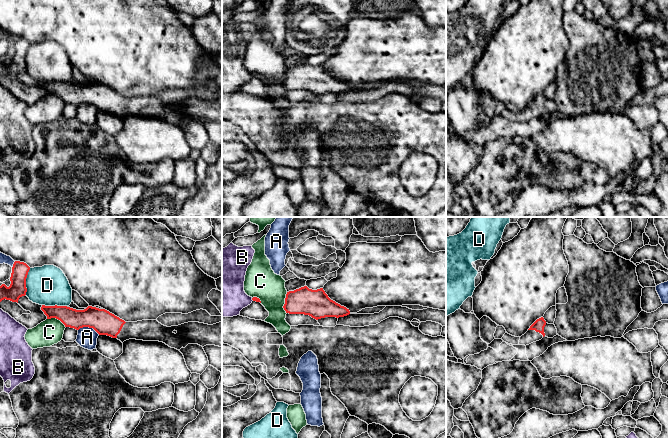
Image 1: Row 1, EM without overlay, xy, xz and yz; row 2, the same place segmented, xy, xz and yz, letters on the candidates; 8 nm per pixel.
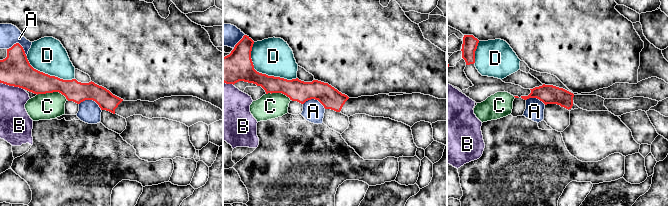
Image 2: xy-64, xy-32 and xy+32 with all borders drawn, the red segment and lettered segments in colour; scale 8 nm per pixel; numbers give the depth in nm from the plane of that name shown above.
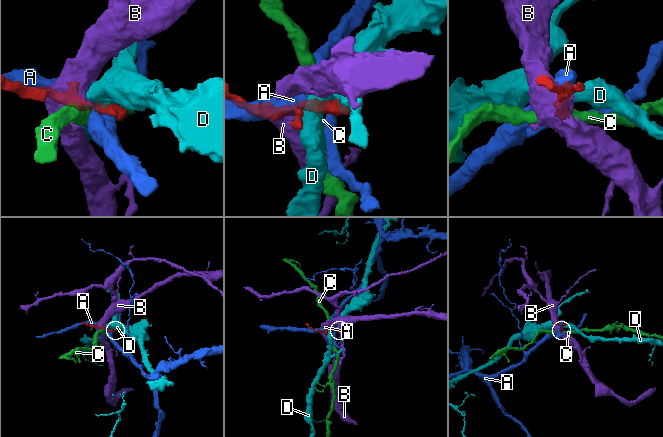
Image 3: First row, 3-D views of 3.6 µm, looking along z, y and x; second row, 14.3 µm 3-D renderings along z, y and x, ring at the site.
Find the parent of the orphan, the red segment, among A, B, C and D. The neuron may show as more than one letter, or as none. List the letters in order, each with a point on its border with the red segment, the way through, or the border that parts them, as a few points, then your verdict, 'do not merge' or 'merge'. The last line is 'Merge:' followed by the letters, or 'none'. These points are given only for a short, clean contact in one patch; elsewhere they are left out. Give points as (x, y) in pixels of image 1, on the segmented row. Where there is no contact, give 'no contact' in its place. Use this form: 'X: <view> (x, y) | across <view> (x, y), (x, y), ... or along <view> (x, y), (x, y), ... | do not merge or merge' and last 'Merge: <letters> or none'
A: xy (89, 327) | do not merge
B: xz (252, 299) | do not merge
C: xz (285, 303) | along xz (287, 292), (283, 306), (286, 313) | do not merge
D: xy (25, 281) | do not merge
Merge: none

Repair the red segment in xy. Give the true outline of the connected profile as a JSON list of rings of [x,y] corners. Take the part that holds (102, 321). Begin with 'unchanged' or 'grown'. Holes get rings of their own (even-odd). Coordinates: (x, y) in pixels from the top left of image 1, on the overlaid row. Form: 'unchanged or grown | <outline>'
grown | [[[42,305],[41,310],[47,319],[56,318],[65,327],[76,330],[83,327],[93,328],[99,335],[117,338],[122,343],[129,339],[159,341],[177,350],[188,344],[222,347],[222,321],[213,325],[188,322],[167,327],[157,320],[125,322],[105,309],[92,306],[76,310],[67,306]]]

